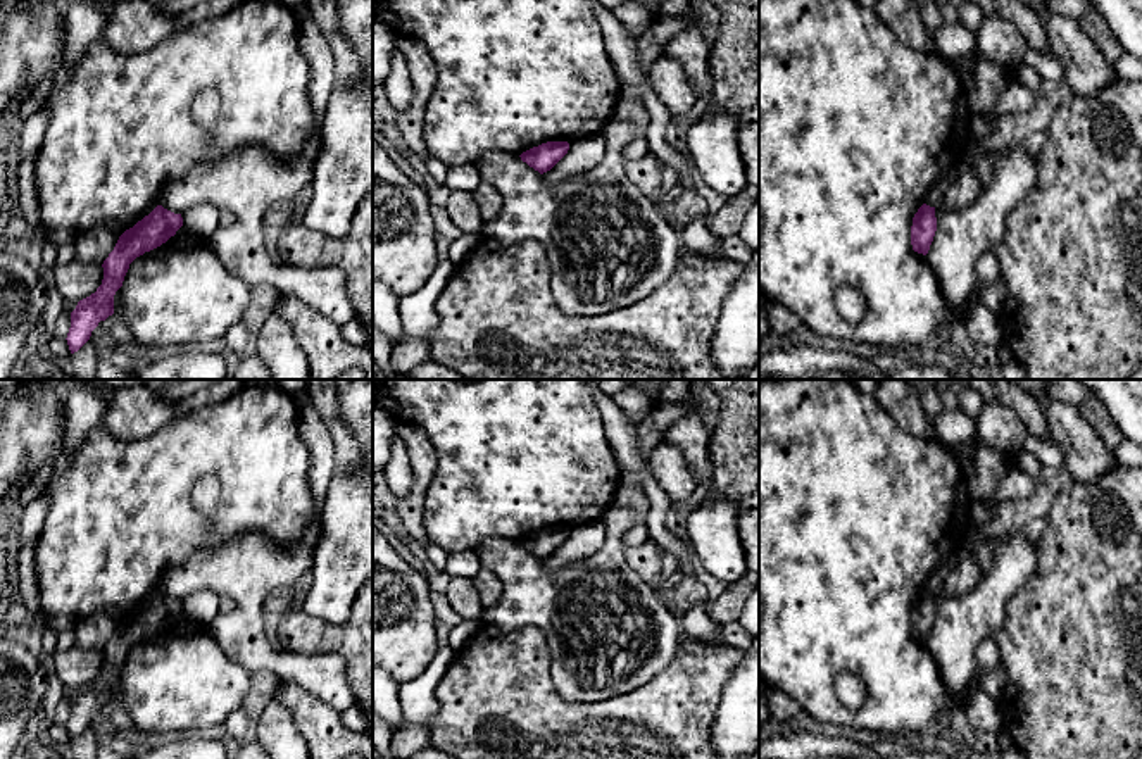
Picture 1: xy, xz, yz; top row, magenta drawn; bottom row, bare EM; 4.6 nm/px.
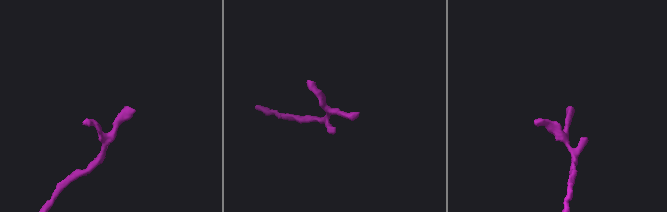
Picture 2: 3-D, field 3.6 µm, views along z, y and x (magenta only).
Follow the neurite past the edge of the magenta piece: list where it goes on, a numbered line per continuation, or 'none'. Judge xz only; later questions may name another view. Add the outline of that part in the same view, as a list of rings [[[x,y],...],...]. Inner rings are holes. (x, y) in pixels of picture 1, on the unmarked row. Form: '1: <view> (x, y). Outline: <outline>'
none

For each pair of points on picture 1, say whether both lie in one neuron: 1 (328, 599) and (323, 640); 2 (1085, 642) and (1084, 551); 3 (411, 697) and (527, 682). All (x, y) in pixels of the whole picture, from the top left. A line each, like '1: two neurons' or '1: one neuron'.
1: two neurons
2: one neuron
3: two neurons

